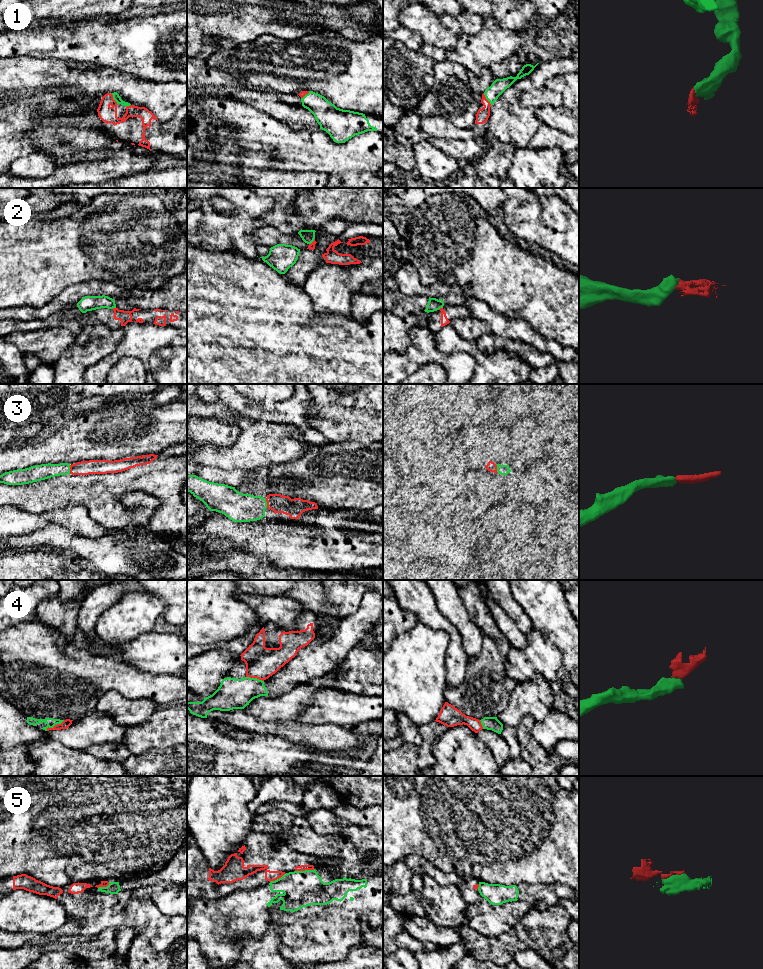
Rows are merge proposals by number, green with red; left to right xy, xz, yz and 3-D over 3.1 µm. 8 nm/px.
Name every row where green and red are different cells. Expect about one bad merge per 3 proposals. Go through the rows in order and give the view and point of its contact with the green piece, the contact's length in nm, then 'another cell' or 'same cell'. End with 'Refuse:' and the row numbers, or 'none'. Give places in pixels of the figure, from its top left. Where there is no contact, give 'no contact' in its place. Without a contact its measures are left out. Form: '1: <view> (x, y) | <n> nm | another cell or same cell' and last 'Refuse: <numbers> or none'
1: xy (113, 98) | 110 nm | same cell
2: yz (440, 307) | 40 nm | another cell
3: xy (69, 469) | 70 nm | same cell
4: xy (54, 725) | 170 nm | same cell
5: xz (305, 870) | 160 nm | another cell
Refuse: 2, 5

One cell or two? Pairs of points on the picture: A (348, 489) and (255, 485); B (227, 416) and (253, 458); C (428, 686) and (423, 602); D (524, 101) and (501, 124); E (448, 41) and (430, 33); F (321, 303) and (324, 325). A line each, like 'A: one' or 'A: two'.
A: one
B: two
C: two
D: two
E: one
F: two

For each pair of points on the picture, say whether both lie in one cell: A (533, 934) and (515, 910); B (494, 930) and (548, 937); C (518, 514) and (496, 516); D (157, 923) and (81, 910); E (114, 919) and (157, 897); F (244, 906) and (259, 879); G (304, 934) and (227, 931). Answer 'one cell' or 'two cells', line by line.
A: two cells
B: two cells
C: one cell
D: one cell
E: two cells
F: two cells
G: one cell

